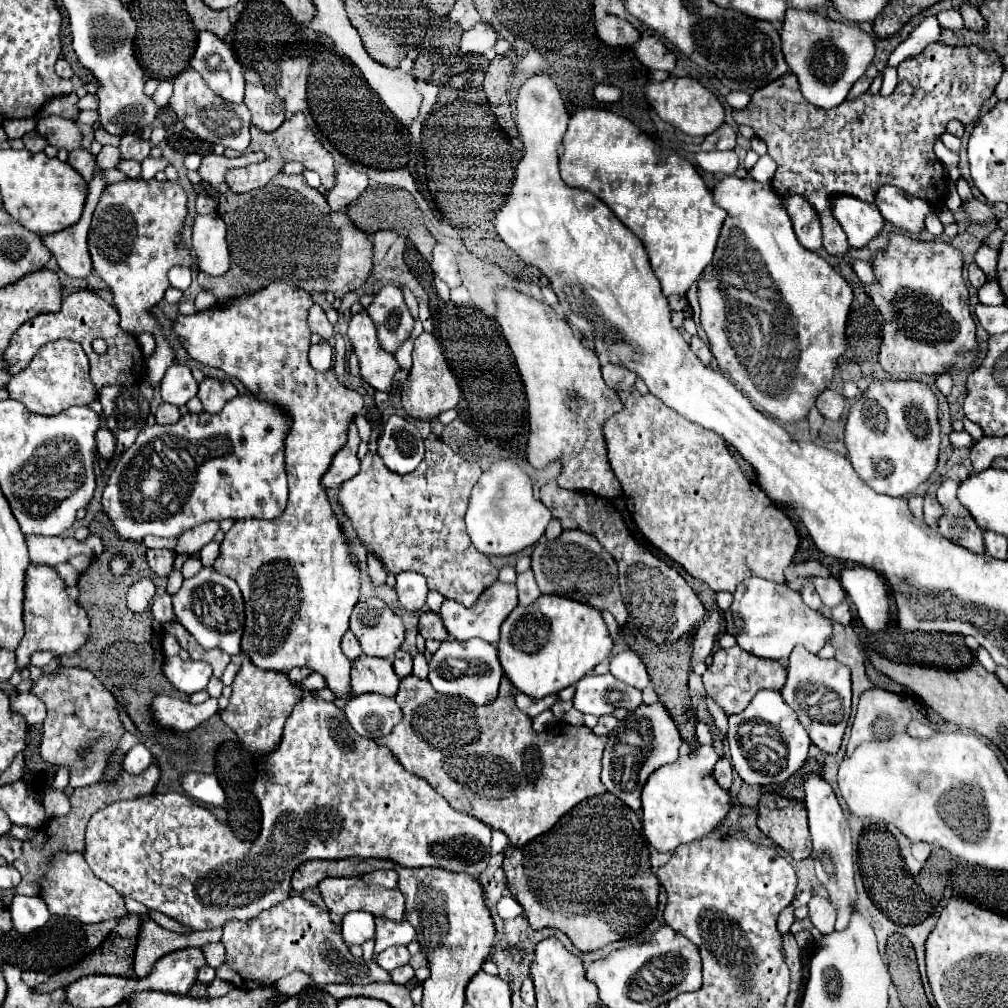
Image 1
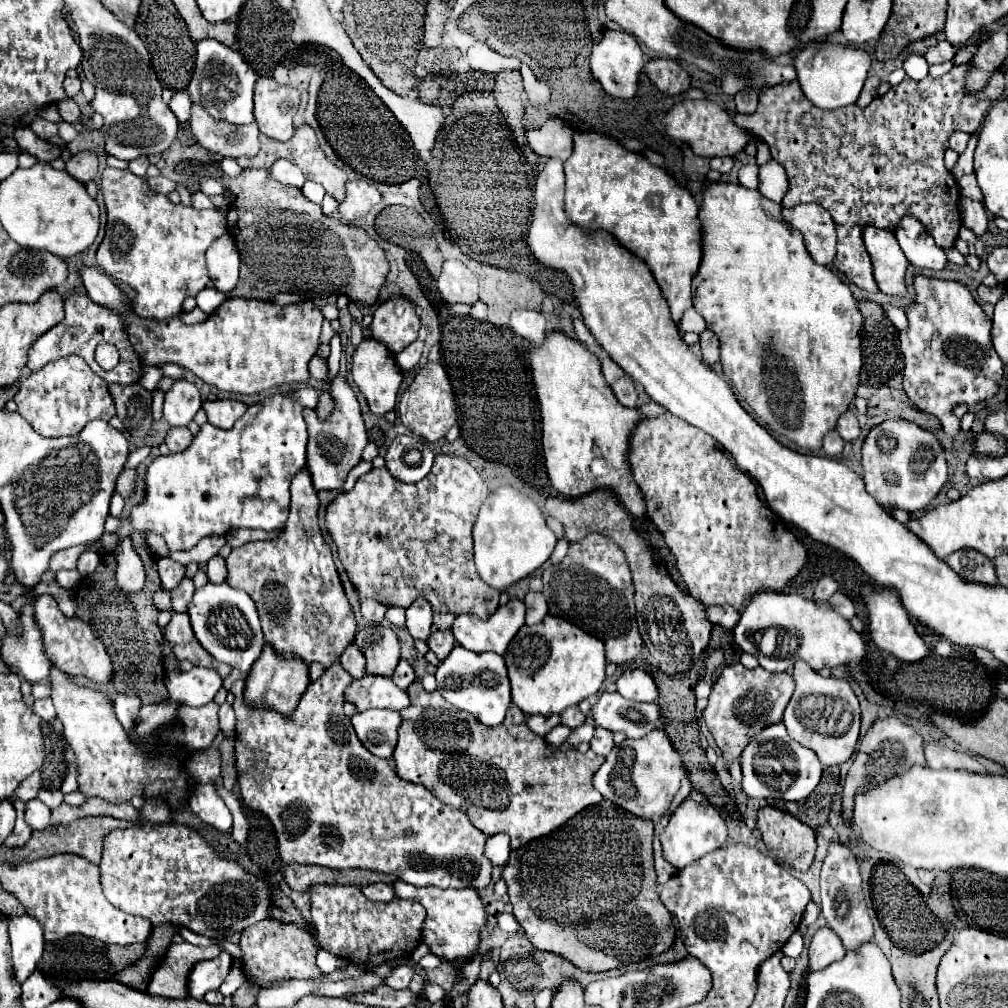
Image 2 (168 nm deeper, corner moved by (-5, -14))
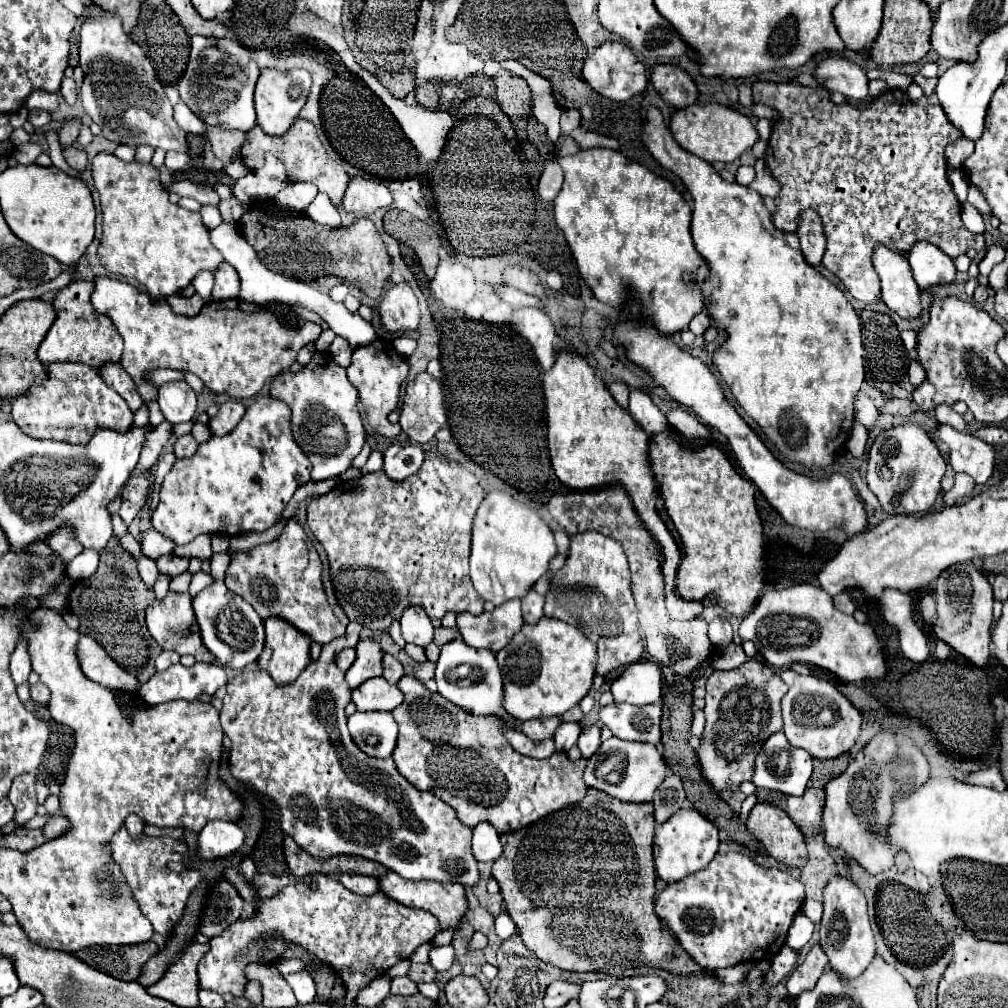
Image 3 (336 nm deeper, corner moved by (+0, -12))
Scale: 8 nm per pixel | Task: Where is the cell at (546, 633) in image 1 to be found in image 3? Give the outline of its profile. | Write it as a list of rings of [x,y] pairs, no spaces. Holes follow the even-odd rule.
[[[546,616],[536,626],[524,624],[520,634],[496,658],[504,680],[502,708],[520,722],[562,716],[590,692],[596,674],[596,644],[578,628]]]

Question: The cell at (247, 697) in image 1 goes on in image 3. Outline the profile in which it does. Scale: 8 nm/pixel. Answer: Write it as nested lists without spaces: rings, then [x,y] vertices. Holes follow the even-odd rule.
[[[280,616],[264,620],[264,626],[266,644],[258,664],[262,670],[270,672],[276,684],[288,684],[308,666],[308,662],[312,662],[310,640]]]

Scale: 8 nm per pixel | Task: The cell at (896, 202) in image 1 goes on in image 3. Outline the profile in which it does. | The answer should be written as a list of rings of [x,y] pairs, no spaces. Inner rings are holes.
[[[918,242],[918,246],[912,246],[906,258],[912,266],[914,280],[922,290],[952,284],[956,278],[954,262],[942,250],[936,250],[936,246],[928,242]]]

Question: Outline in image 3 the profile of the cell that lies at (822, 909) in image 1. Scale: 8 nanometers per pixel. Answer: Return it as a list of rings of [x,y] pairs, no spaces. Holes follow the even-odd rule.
[[[814,946],[806,960],[796,968],[796,972],[790,974],[788,982],[786,982],[786,988],[788,988],[788,994],[792,998],[796,998],[800,992],[804,990],[812,990],[818,982],[818,978],[824,974],[828,962],[828,958],[824,958],[824,952],[820,950],[820,946]]]

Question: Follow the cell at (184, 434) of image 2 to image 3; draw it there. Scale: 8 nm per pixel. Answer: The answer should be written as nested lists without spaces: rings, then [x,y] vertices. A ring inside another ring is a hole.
[[[188,434],[188,436],[182,436],[182,438],[176,440],[174,454],[176,454],[178,458],[190,458],[190,456],[196,454],[196,448],[198,448],[198,442],[194,440],[192,434]]]

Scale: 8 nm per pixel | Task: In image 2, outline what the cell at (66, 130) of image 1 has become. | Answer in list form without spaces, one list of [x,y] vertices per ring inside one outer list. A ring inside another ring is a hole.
[[[37,118],[33,124],[31,124],[31,130],[43,138],[43,140],[49,140],[49,138],[55,138],[57,136],[57,124],[55,122],[47,122],[45,118]]]

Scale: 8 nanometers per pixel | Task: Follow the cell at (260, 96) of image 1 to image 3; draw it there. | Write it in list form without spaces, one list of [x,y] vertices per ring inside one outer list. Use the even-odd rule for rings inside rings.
[[[264,68],[260,78],[258,78],[256,94],[254,94],[258,126],[270,136],[286,134],[288,128],[298,118],[302,106],[306,104],[306,98],[310,94],[310,86],[312,86],[312,78],[310,78],[308,70],[296,68],[296,70],[290,70],[290,72],[280,72],[280,70],[274,70],[274,68]]]

